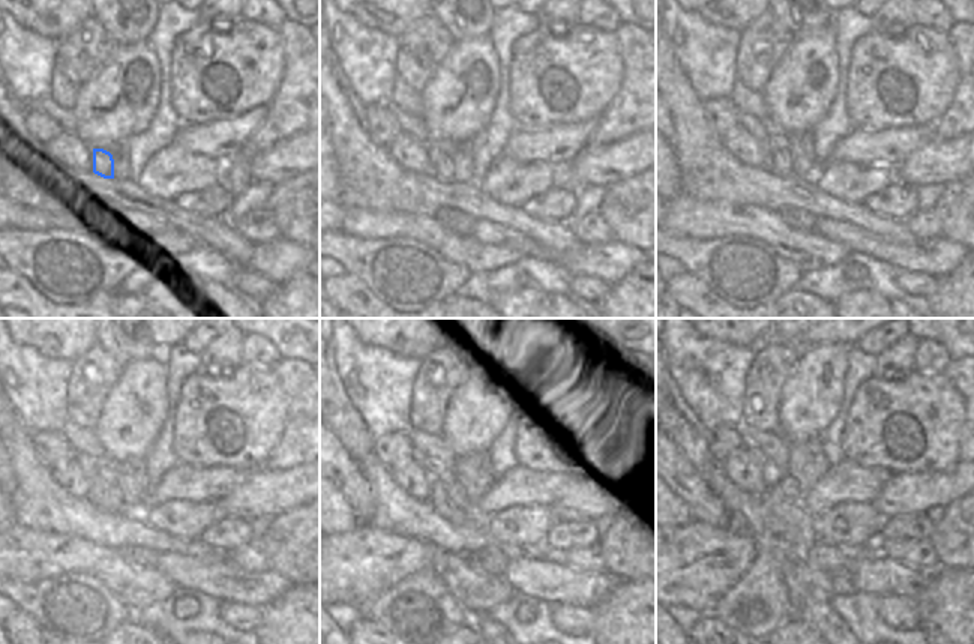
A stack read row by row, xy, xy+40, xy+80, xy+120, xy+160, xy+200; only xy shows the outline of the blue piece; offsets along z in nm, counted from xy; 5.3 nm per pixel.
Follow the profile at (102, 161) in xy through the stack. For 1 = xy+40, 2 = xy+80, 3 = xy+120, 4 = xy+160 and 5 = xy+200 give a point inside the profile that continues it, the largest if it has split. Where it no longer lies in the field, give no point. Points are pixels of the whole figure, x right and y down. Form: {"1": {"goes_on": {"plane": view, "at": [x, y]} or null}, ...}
{"1": {"goes_on": {"plane": "xy+40", "at": [440, 164]}}, "2": {"goes_on": {"plane": "xy+80", "at": [782, 161]}}, "3": {"goes_on": {"plane": "xy+120", "at": [113, 491]}}, "4": {"goes_on": {"plane": "xy+160", "at": [455, 493]}}, "5": {"goes_on": {"plane": "xy+200", "at": [787, 485]}}}

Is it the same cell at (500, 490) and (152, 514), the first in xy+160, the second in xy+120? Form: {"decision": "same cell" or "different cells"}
{"decision": "different cells"}

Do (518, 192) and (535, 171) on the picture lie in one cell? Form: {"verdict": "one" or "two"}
{"verdict": "one"}

